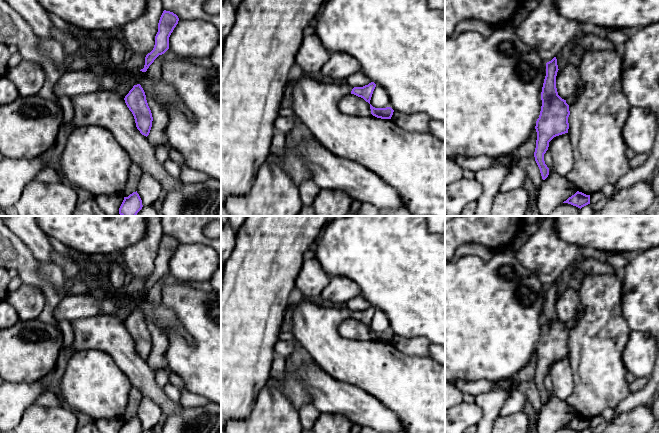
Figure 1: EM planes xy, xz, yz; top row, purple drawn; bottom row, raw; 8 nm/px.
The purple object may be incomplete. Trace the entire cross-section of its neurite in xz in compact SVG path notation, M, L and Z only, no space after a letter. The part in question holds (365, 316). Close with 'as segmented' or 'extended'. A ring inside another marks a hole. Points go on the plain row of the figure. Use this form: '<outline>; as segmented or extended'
M371 306L363 311L354 311L351 315L351 318L363 322L366 326L370 328L370 324L375 311L376 308L374 306Z; as segmented

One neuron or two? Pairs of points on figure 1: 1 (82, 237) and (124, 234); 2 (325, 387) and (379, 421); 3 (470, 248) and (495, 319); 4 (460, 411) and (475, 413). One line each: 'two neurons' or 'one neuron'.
1: one neuron
2: one neuron
3: two neurons
4: one neuron

